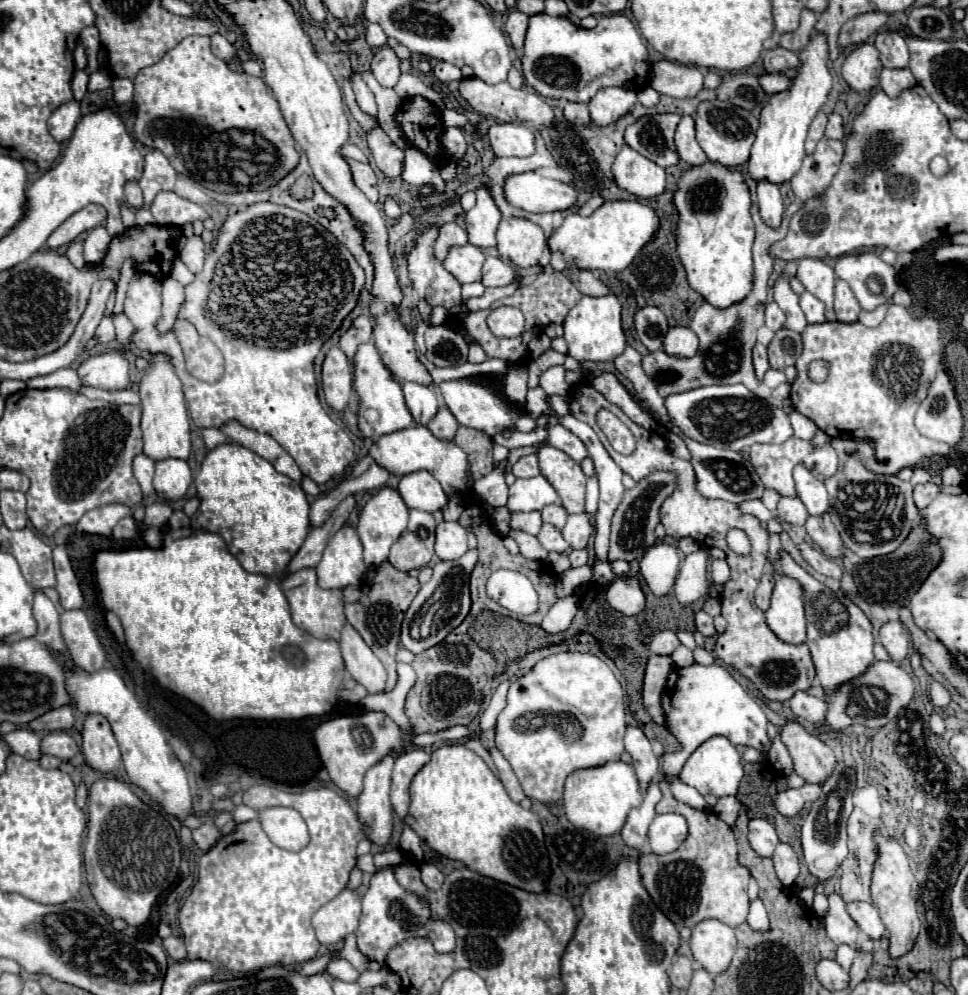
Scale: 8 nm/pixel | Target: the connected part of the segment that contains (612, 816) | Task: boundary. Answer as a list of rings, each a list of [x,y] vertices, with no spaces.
[[[608,761],[592,769],[578,769],[568,775],[564,787],[564,811],[570,823],[578,829],[592,831],[594,835],[614,835],[620,833],[626,815],[632,807],[642,803],[642,793],[638,789],[636,773],[632,765],[624,761]]]

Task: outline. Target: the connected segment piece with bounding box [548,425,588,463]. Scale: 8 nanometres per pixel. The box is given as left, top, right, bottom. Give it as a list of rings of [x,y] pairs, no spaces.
[[[554,425],[548,433],[548,443],[554,445],[556,449],[564,451],[566,455],[570,455],[574,461],[582,463],[586,457],[588,457],[588,451],[584,449],[584,443],[574,435],[570,433],[568,429],[564,429],[562,425]]]

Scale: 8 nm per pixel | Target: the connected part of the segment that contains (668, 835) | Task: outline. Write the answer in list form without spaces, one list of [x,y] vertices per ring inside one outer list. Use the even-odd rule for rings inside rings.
[[[678,813],[656,815],[656,819],[652,821],[648,829],[648,837],[650,837],[650,847],[654,853],[658,855],[672,853],[688,837],[688,825],[684,817]]]

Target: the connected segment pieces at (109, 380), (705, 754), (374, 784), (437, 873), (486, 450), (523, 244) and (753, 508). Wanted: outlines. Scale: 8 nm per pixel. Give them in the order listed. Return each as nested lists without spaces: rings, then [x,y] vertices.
[[[106,351],[92,355],[78,365],[78,375],[84,385],[114,391],[130,385],[130,363],[122,351]]]
[[[712,737],[704,741],[686,761],[686,765],[680,771],[680,781],[686,785],[698,789],[702,795],[716,795],[716,797],[726,797],[726,795],[736,795],[740,781],[744,777],[742,769],[742,757],[736,751],[736,747],[726,739],[726,737]]]
[[[394,755],[384,757],[364,777],[364,789],[358,795],[358,817],[366,825],[366,835],[376,845],[388,845],[392,835],[392,805],[390,805],[390,773]]]
[[[422,863],[420,871],[422,871],[422,881],[424,881],[424,885],[428,889],[440,889],[442,887],[444,875],[442,875],[442,871],[434,863]]]
[[[460,427],[454,437],[456,445],[460,445],[468,453],[470,473],[474,479],[480,479],[492,473],[492,439],[476,429]]]
[[[502,219],[496,231],[498,253],[518,267],[532,267],[546,249],[546,235],[540,225],[528,219]]]
[[[744,501],[744,503],[740,503],[738,505],[740,507],[740,511],[742,513],[752,513],[756,519],[760,519],[760,521],[770,521],[770,519],[774,519],[774,513],[772,511],[766,511],[766,507],[762,505],[762,501]]]

